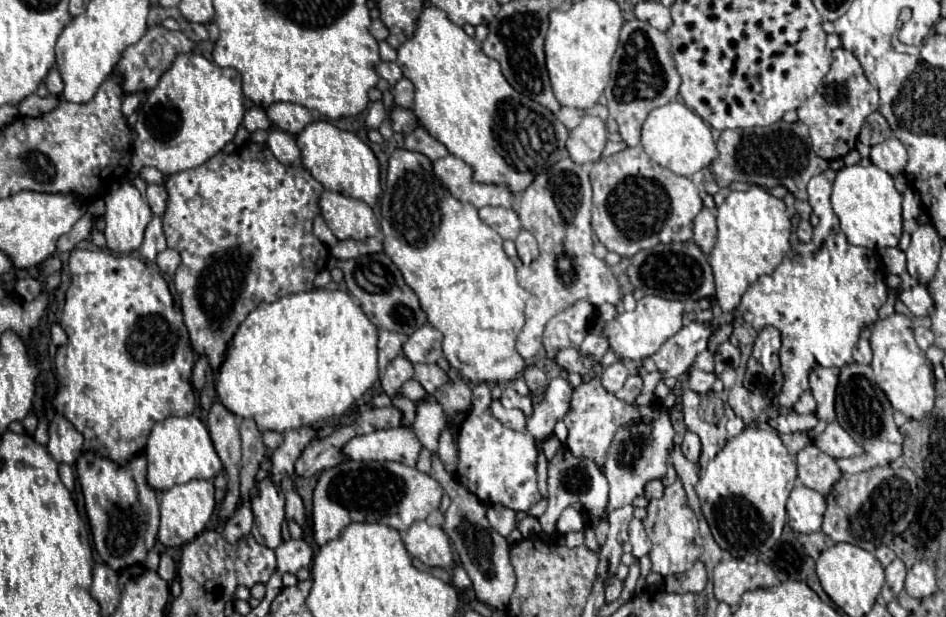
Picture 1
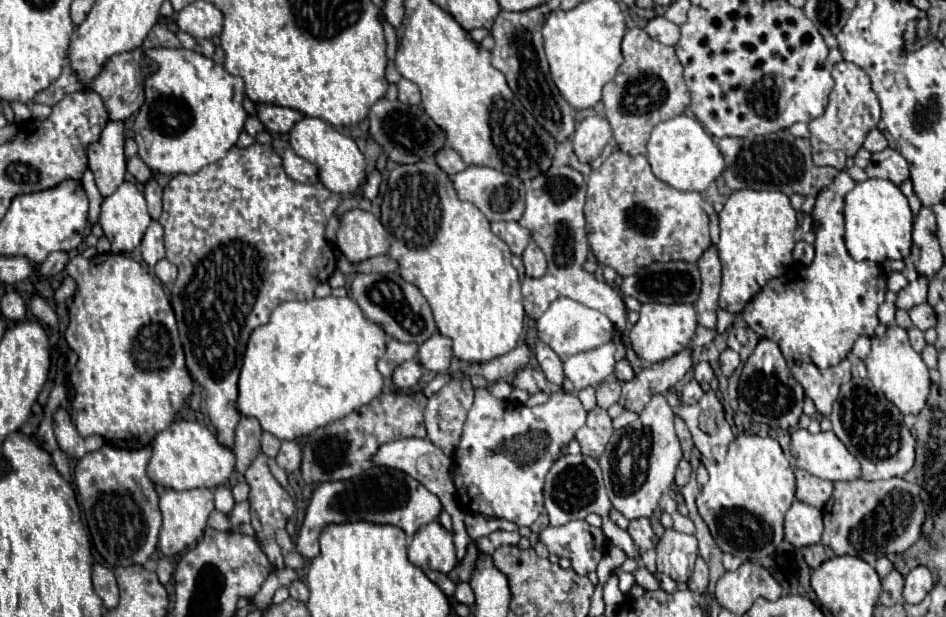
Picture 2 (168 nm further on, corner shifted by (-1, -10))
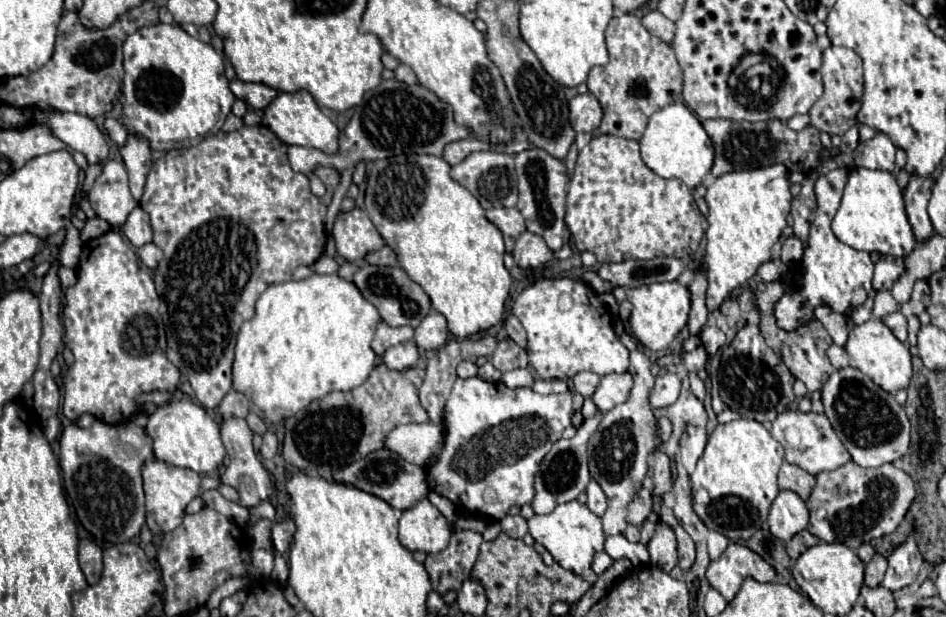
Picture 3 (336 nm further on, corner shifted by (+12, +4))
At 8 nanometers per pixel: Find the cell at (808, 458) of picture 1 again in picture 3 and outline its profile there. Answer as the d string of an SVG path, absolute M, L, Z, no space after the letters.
M783 463L779 471L779 489L789 489L795 491L803 501L811 495L811 489L815 485L815 477L809 475L807 471L799 469L797 465Z

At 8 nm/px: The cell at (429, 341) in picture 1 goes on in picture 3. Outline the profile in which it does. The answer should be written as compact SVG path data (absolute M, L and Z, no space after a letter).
M431 311L415 329L415 343L419 345L419 349L439 349L447 343L447 339L447 319L437 311Z

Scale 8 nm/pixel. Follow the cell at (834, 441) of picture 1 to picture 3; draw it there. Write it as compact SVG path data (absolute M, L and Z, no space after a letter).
M785 411L781 413L771 427L771 435L785 447L785 461L791 465L801 467L803 471L817 475L821 471L831 471L831 469L839 469L841 465L845 465L847 461L851 461L849 451L845 449L845 445L839 441L839 437L835 435L827 415L819 415L819 413L801 413L801 411Z

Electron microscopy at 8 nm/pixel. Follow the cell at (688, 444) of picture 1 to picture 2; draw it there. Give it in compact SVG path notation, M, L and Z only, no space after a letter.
M682 459L680 465L678 465L678 469L676 469L676 485L684 485L684 483L688 483L690 473L692 473L692 465L690 465L690 461Z

